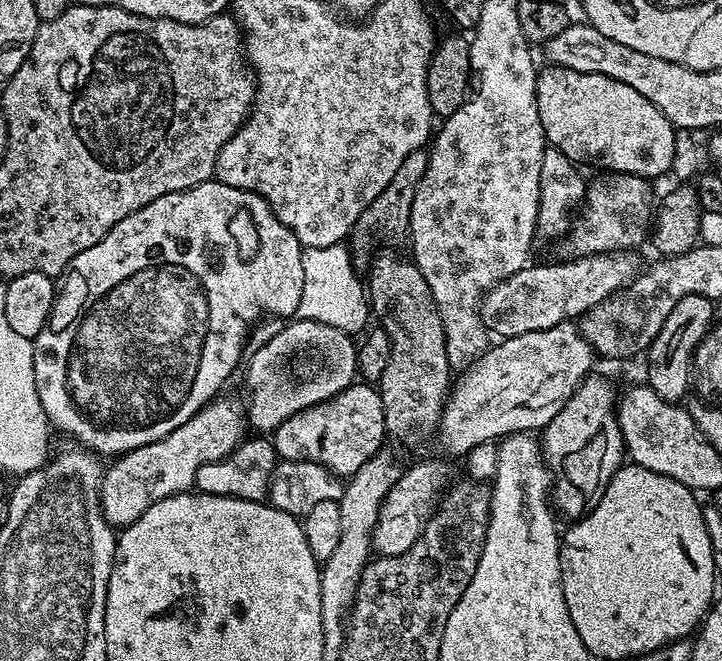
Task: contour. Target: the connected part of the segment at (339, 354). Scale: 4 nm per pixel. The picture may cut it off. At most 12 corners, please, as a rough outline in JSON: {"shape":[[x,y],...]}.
{"shape":[[285,323],[248,364],[249,425],[268,434],[357,379],[334,326]]}

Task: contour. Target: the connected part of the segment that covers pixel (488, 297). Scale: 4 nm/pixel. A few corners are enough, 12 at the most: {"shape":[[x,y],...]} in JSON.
{"shape":[[635,255],[533,263],[478,308],[500,338],[575,321],[637,275]]}

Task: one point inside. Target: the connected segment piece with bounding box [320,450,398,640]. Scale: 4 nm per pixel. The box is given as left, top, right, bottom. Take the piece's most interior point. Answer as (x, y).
(364, 492)

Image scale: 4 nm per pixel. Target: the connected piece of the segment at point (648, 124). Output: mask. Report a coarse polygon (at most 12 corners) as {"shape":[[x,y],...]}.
{"shape":[[539,69],[545,141],[577,165],[671,169],[676,128],[626,82]]}

